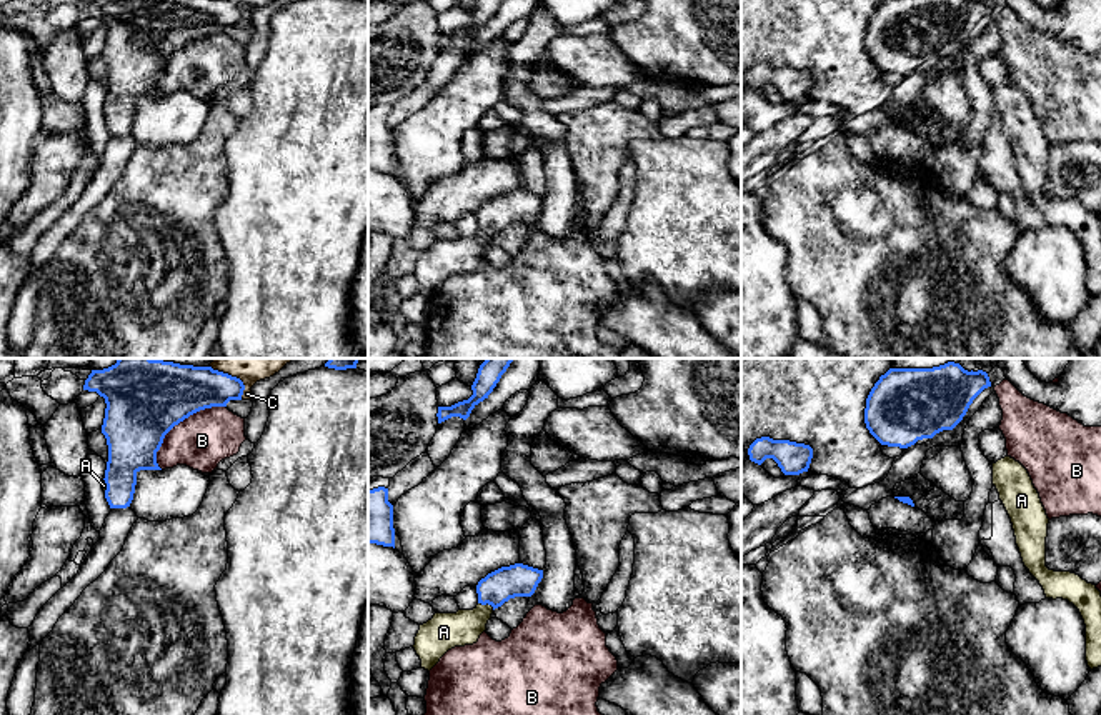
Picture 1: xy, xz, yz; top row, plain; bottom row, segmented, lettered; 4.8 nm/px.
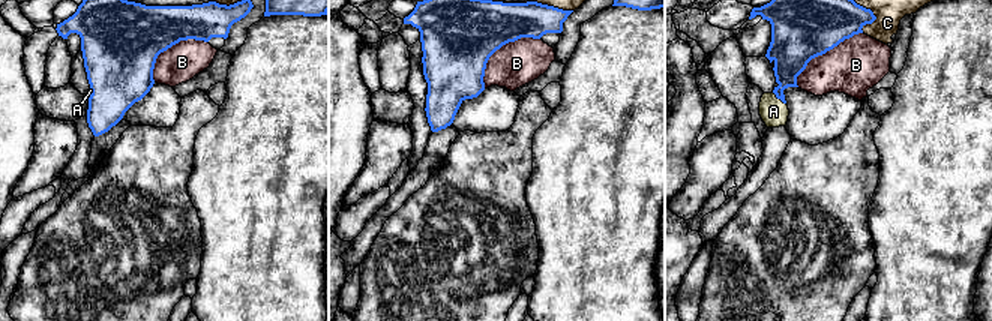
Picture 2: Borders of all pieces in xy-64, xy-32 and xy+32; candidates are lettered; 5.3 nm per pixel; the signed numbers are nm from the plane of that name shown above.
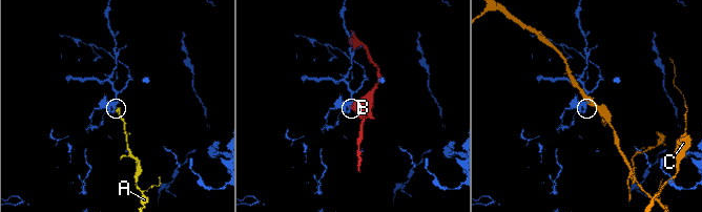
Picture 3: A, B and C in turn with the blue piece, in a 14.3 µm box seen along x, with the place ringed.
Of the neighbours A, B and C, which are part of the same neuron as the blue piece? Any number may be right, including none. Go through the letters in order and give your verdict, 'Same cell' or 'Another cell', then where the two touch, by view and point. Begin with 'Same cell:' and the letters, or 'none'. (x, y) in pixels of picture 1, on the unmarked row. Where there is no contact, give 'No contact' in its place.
Same cell: A
A: Same cell. Touches blue at xz (487, 229)
B: Another cell. Touches blue at xy (180, 47)
C: Another cell. Touches blue at xy (242, 9)

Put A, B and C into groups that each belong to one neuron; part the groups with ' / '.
A / B / C

